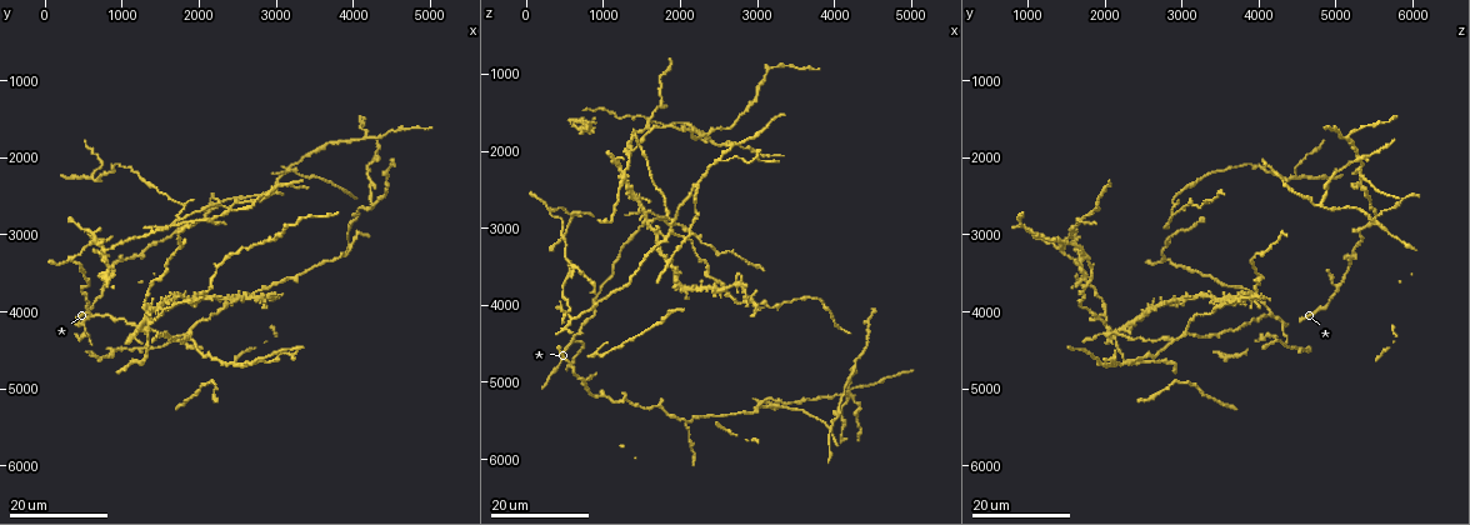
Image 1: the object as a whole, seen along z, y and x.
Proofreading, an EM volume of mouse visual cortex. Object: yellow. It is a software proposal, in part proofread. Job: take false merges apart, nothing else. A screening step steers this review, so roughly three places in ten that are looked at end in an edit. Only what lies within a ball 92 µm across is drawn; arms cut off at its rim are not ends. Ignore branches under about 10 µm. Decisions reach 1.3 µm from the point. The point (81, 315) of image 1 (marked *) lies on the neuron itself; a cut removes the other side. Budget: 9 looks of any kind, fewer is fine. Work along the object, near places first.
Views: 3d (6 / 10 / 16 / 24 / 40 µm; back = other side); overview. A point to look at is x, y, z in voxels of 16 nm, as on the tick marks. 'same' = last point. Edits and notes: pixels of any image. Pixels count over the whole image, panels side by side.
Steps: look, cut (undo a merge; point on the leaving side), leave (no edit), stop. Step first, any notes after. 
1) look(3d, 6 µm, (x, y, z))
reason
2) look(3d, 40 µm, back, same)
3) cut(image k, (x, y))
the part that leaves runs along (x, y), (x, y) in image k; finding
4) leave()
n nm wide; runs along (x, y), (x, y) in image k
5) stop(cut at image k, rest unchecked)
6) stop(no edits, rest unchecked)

look(3d, 16 µm, (1750, 3150, 1350))
arms part here

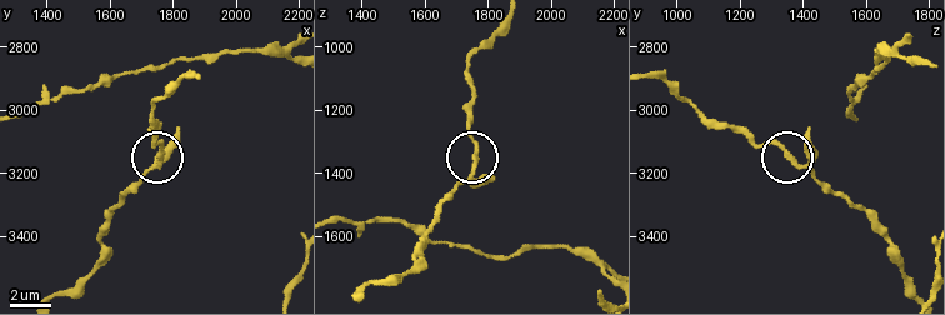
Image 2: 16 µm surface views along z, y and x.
look(3d, 10 µm, (1760, 3180, 1380))

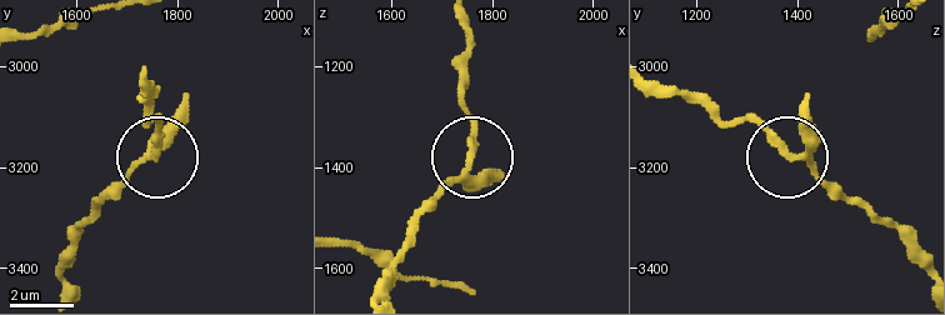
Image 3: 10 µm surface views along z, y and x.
leave()
280 nm wide; runs along (923, 256), (809, 163), (708, 98) in image 3; continuous, no second neuron

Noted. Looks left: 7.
look(3d, 16 µm, (1350, 3000, 1550))
side arm on a straight run

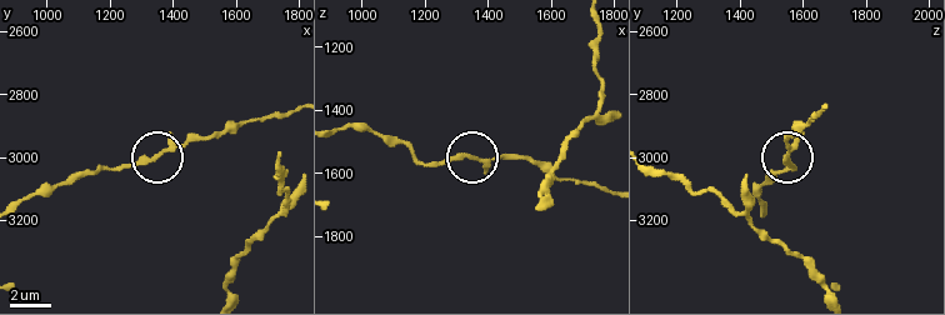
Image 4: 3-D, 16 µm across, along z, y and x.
look(3d, 6 µm, (1350, 2990, 1560))

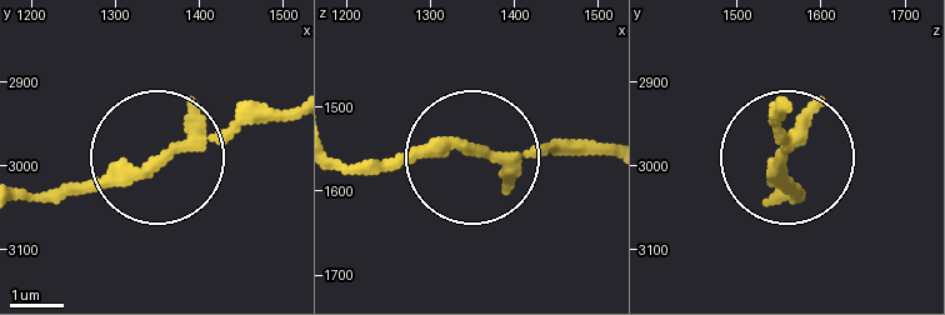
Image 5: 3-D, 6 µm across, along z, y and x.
leave()
200 nm wide; one neuron here

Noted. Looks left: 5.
look(3d, 16 µm, (4150, 1750, 5150))
a fork

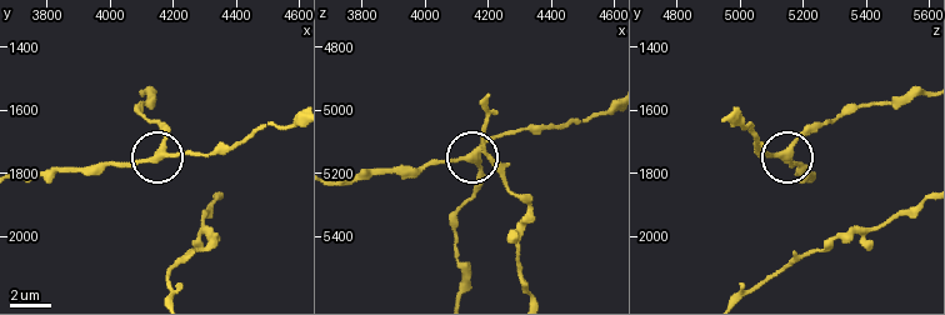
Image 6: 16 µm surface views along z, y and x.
look(3d, 10 µm, (4170, 1730, 5140))

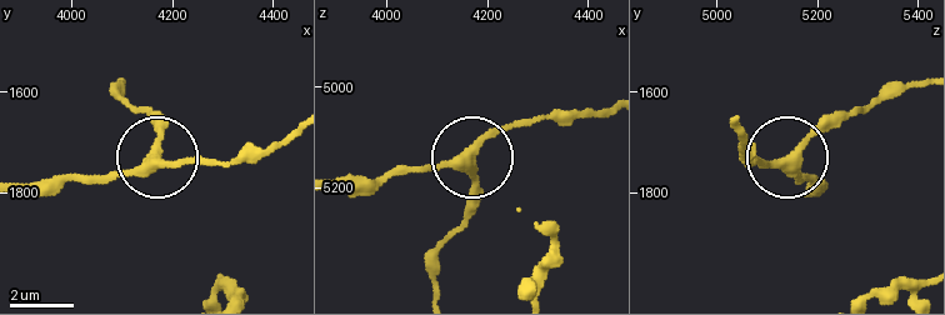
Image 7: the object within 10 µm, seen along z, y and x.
leave()
3 arms; runs along (24, 189), (161, 163), (223, 165) in image 7; one neuron here

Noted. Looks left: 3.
look(3d, 16 µm, (4300, 1950, 5400))
side arm on a straight run

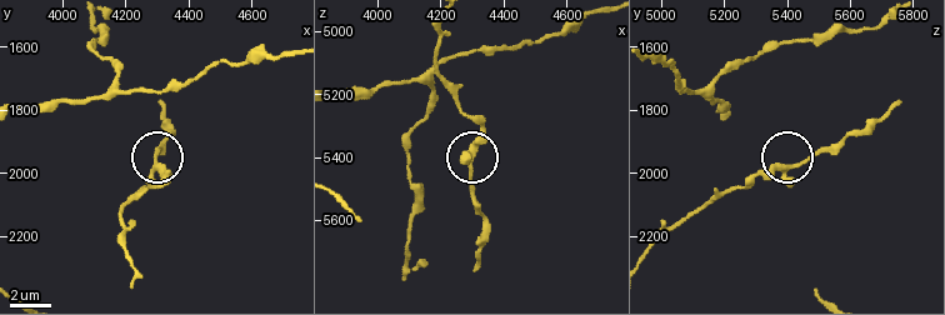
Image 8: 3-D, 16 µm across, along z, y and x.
look(3d, 6 µm, (4290, 1980, 5400))

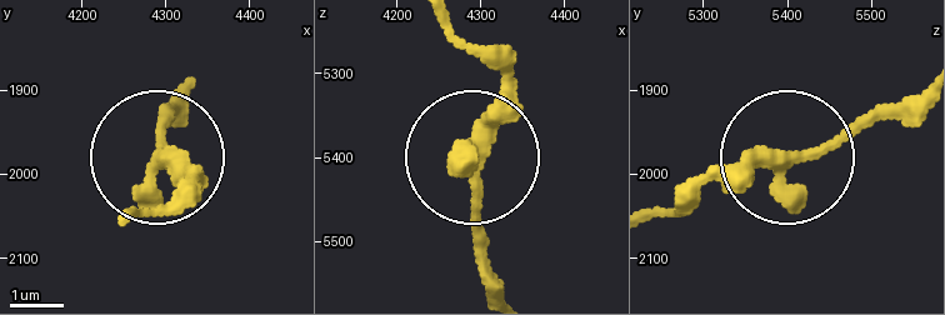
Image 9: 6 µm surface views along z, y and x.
leave()
3 arms; one neuron here

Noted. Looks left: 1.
stop(no edits, rest unchecked)

